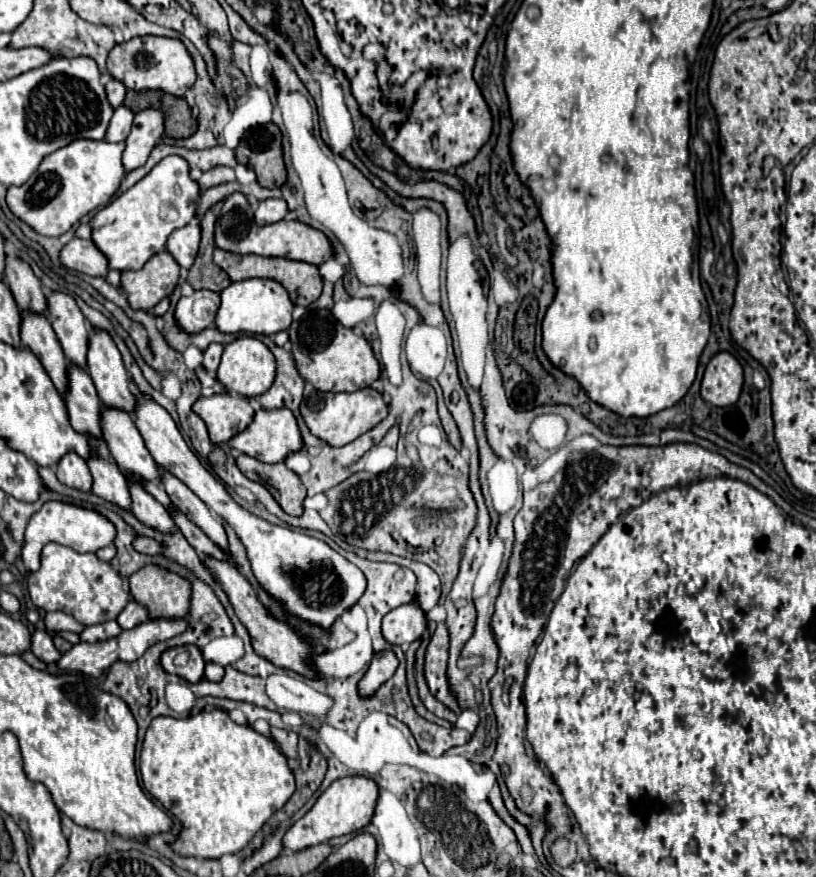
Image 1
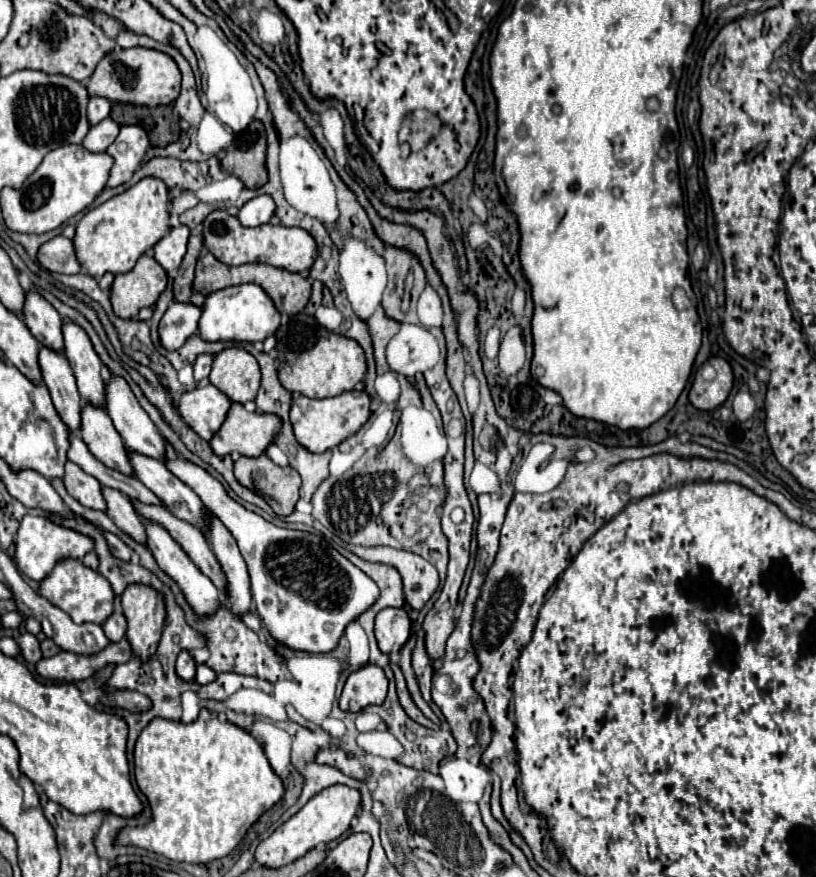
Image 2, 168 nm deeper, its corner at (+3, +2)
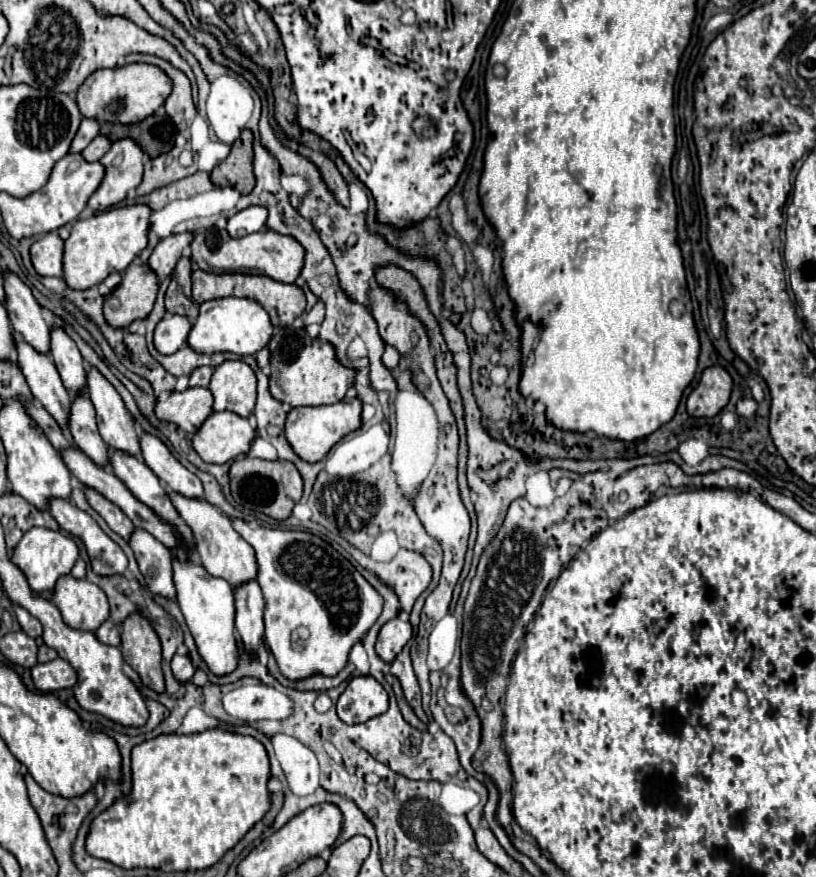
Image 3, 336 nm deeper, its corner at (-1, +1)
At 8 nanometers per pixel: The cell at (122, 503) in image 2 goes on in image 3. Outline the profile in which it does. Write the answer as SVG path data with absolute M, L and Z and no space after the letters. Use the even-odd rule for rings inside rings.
M135 530L129 546L135 552L139 570L147 582L151 594L175 600L175 584L173 584L173 558L171 550L163 546L157 538L147 534L145 530Z

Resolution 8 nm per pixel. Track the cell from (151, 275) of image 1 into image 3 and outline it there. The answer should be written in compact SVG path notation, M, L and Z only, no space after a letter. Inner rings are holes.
M131 264L123 272L121 284L105 296L103 314L113 328L127 328L133 320L147 318L155 304L159 284L149 266Z

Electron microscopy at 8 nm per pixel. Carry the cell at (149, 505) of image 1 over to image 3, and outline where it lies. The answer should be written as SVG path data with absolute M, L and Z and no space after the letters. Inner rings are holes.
M187 560L173 562L175 586L177 586L177 604L185 616L187 628L197 644L199 656L205 660L207 668L215 676L231 674L239 662L239 648L235 636L235 598L233 588L223 582L223 578L211 578L203 566Z

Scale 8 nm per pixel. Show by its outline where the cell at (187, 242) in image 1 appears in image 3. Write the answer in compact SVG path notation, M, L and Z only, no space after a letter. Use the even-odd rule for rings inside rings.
M191 232L171 234L171 236L163 238L163 240L155 246L155 250L153 250L151 258L149 258L149 268L151 268L159 278L167 278L167 276L173 272L177 260L179 260L179 258L183 256L183 252L189 248L191 240L193 240L193 234L191 234Z

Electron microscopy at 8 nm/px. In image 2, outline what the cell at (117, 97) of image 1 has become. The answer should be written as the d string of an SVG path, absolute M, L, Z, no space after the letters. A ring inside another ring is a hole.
M91 97L91 101L89 101L89 113L93 115L93 117L89 117L89 123L97 125L105 117L109 117L109 113L111 113L111 101L107 101L107 97Z

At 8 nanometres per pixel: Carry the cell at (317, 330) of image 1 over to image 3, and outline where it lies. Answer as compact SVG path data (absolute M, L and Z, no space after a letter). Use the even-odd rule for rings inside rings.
M275 328L273 338L269 342L269 352L271 352L271 374L269 374L269 392L271 396L281 402L289 404L291 408L299 406L323 406L323 404L335 404L343 400L345 392L349 386L353 386L355 372L351 368L341 366L335 360L335 348L329 342L323 342L319 338L309 338L303 328Z

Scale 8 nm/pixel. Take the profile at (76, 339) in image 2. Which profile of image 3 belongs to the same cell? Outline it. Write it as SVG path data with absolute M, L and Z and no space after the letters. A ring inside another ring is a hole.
M95 370L87 372L89 398L97 410L99 432L111 452L123 452L127 456L141 458L139 430L125 410L125 404L117 390Z

